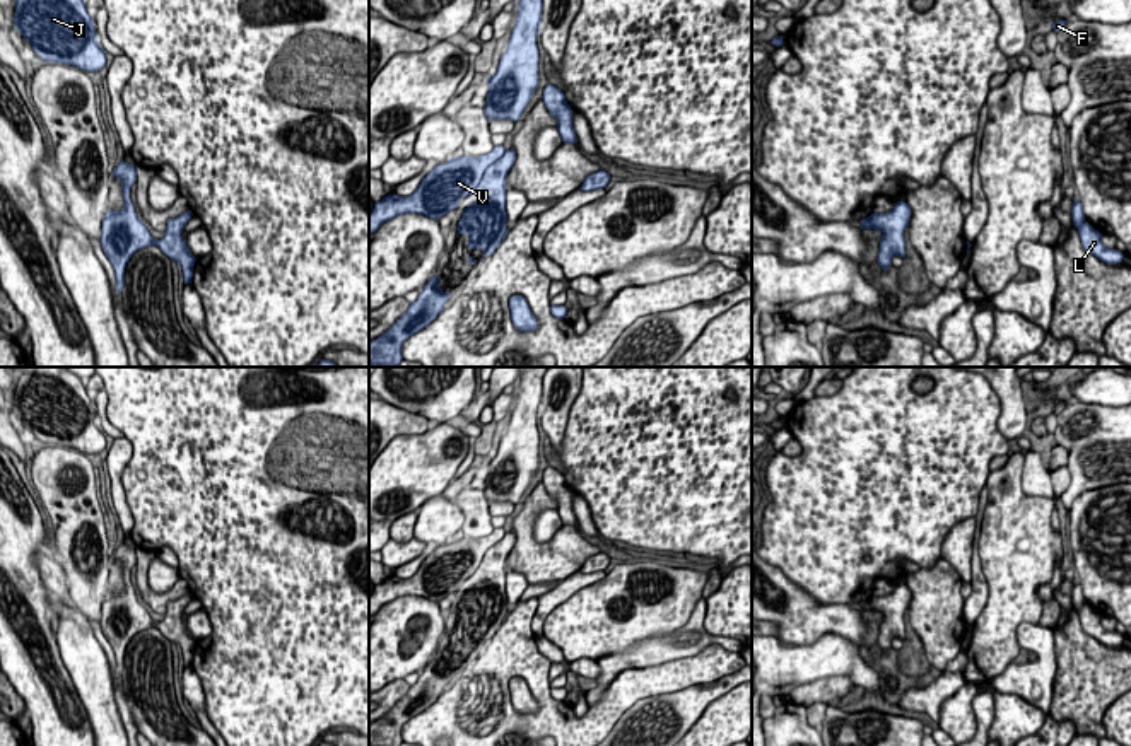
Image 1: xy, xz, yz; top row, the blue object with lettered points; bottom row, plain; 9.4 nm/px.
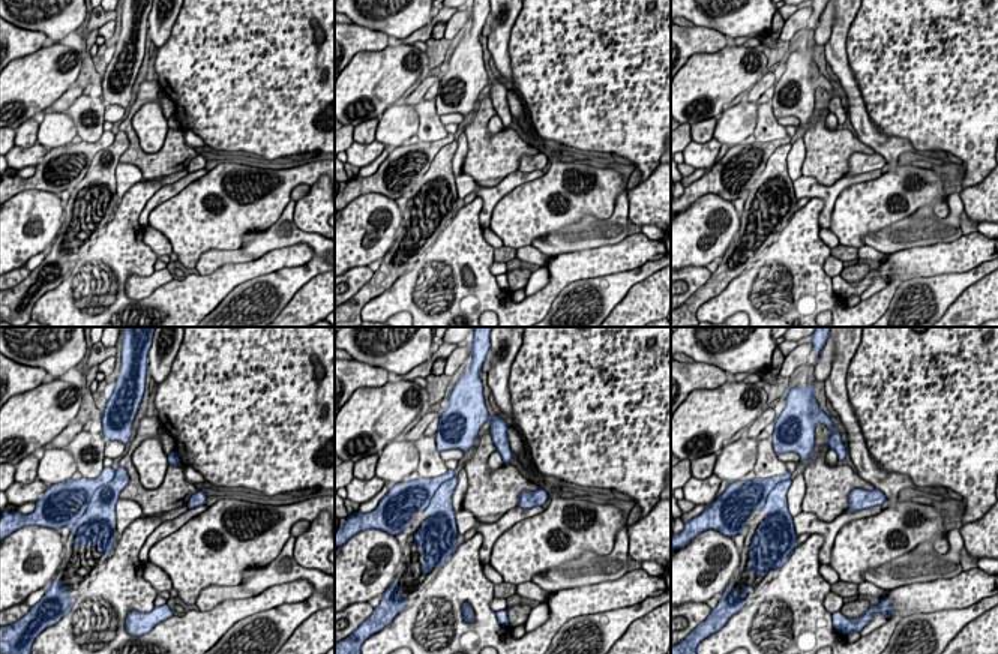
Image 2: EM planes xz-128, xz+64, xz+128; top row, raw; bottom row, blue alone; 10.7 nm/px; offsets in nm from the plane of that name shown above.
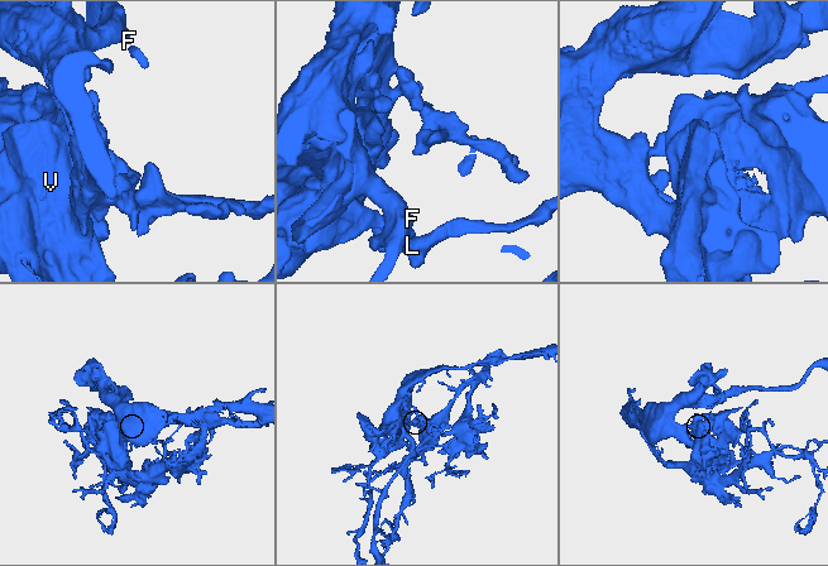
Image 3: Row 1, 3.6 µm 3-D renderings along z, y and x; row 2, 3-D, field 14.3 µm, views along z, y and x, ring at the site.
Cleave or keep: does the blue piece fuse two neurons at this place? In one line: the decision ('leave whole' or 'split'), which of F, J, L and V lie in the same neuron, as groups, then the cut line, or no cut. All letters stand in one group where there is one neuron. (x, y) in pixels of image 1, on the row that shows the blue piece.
leave whole; groups F J L V; cut none

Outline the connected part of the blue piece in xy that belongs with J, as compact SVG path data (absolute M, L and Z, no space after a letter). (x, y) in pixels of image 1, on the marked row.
M17 0L14 27L51 63L73 65L84 72L106 67L94 19L84 0Z

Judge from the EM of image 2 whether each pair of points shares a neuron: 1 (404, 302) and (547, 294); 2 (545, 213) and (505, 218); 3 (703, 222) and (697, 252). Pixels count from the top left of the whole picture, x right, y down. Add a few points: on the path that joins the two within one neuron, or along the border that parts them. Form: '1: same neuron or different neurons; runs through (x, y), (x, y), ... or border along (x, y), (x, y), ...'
1: same neuron; runs through (428, 257), (465, 257), (502, 308)
2: same neuron; runs through (535, 213), (515, 218)
3: same neuron; runs through (703, 230), (695, 239), (695, 245)

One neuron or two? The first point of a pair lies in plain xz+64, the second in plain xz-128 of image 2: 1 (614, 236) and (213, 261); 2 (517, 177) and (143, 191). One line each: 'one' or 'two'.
1: one
2: two

